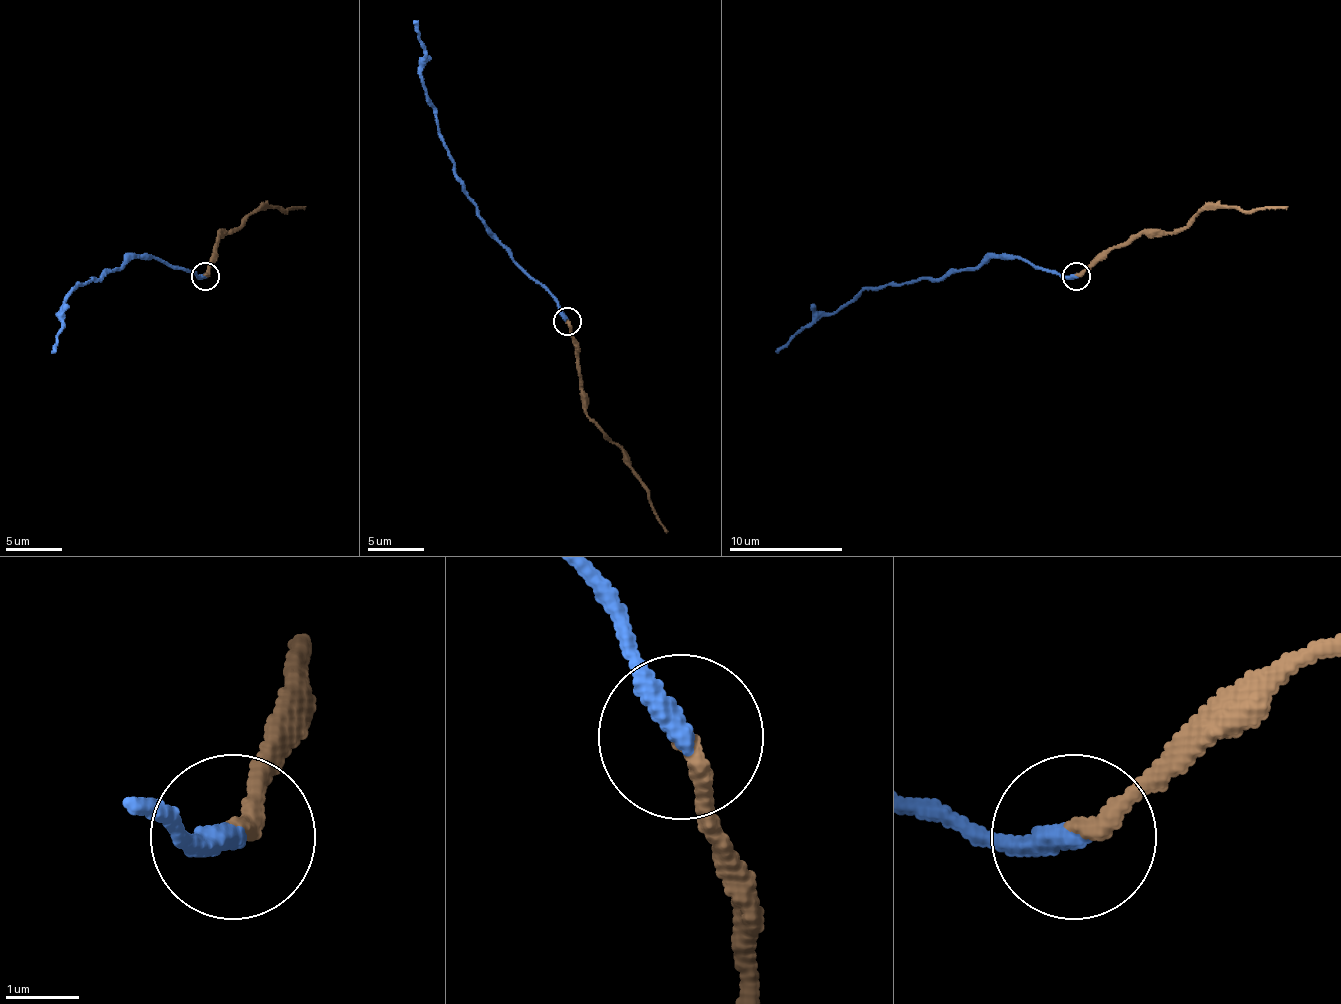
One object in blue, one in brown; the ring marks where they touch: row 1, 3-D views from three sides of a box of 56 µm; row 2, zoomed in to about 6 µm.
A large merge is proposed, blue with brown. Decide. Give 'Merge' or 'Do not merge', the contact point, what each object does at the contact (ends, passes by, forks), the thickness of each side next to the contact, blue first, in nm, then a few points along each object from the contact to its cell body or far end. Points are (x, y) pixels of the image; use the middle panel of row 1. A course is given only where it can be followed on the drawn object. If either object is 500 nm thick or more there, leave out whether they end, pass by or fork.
Do not merge. Place: (567, 321). At the ring blue ends. At the ring brown ends. Thickness 340 nm (blue) against 240 nm. Course of blue: (566, 320), (558, 301), (515, 261), (464, 187), (421, 79), (424, 42), (413, 20). Course of brown: (566, 320), (583, 389), (583, 411), (623, 451), (626, 465), (648, 493), (665, 533)

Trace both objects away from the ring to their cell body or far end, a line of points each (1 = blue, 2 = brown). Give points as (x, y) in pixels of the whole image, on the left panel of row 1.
1: (204, 277), (153, 257), (133, 257), (102, 279), (91, 279), (74, 288), (59, 311), (62, 330), (51, 350)
2: (204, 274), (221, 234), (230, 234), (261, 208), (286, 211), (303, 206)

